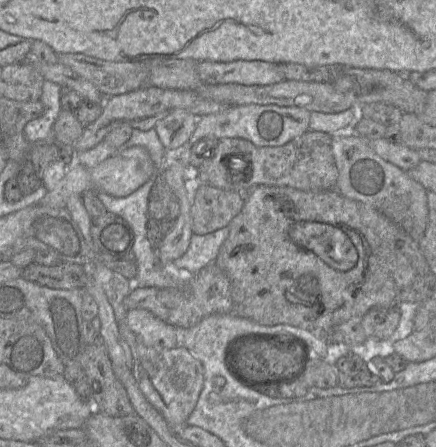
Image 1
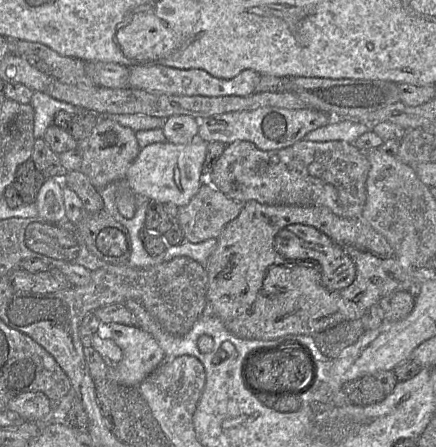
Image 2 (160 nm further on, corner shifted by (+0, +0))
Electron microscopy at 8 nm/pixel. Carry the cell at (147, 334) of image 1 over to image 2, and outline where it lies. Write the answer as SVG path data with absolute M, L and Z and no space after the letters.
M109 324L112 340L123 353L123 358L117 367L109 370L109 377L126 387L137 387L164 360L165 354L155 339L138 326Z

